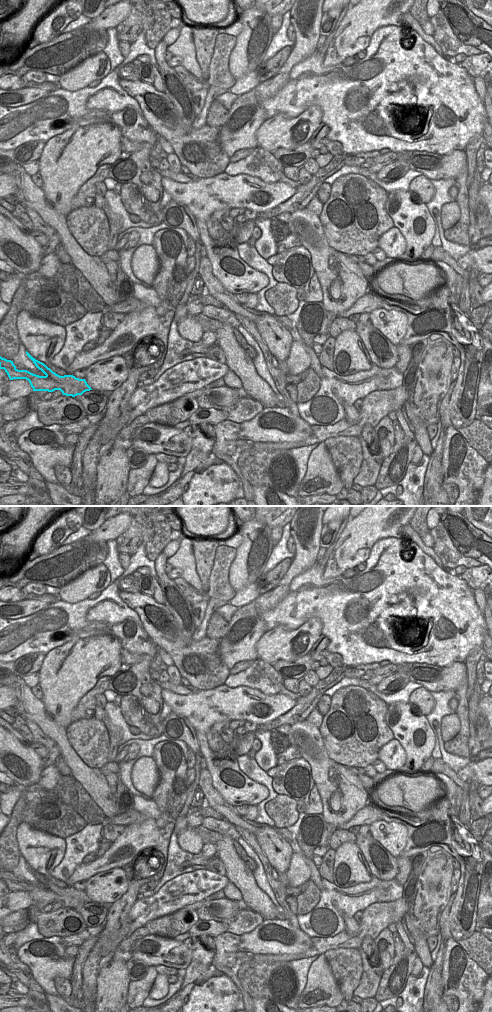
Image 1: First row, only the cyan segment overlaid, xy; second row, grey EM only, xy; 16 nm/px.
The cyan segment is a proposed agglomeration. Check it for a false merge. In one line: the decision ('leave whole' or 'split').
split

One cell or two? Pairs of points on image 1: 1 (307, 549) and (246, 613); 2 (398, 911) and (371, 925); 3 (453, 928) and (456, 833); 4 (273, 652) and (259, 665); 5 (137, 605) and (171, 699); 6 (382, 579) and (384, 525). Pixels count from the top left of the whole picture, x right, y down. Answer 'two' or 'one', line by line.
1: one
2: one
3: one
4: two
5: two
6: two

